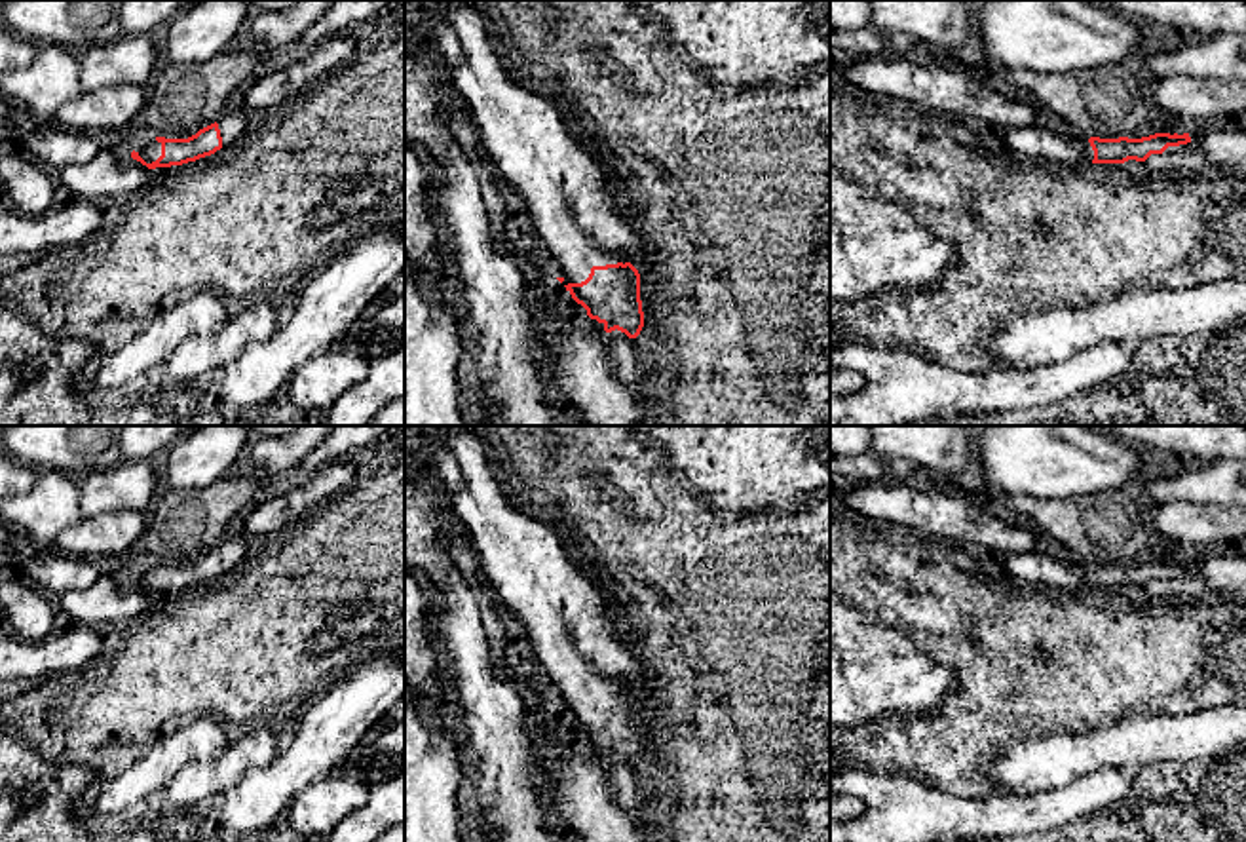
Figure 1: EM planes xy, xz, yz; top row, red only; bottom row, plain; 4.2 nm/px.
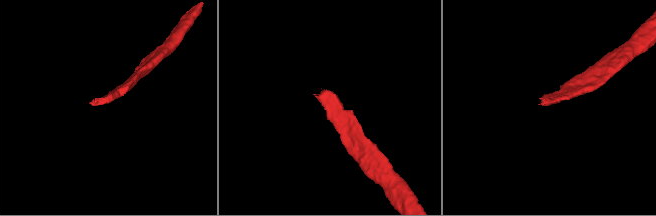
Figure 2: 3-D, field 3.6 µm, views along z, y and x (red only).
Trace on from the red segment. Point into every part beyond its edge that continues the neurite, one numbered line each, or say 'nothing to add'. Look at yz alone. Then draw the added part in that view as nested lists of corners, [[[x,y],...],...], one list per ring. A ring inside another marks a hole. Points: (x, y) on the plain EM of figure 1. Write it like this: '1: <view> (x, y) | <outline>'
1: yz (1038, 567) | [[[1041,551],[1001,557],[999,570],[1066,591],[1092,589],[1094,585],[1088,565],[1073,559],[1064,561]]]

